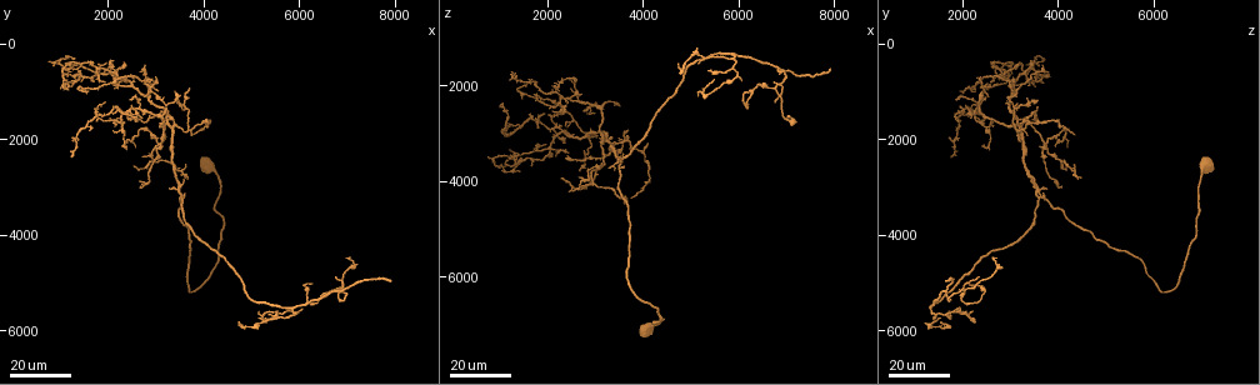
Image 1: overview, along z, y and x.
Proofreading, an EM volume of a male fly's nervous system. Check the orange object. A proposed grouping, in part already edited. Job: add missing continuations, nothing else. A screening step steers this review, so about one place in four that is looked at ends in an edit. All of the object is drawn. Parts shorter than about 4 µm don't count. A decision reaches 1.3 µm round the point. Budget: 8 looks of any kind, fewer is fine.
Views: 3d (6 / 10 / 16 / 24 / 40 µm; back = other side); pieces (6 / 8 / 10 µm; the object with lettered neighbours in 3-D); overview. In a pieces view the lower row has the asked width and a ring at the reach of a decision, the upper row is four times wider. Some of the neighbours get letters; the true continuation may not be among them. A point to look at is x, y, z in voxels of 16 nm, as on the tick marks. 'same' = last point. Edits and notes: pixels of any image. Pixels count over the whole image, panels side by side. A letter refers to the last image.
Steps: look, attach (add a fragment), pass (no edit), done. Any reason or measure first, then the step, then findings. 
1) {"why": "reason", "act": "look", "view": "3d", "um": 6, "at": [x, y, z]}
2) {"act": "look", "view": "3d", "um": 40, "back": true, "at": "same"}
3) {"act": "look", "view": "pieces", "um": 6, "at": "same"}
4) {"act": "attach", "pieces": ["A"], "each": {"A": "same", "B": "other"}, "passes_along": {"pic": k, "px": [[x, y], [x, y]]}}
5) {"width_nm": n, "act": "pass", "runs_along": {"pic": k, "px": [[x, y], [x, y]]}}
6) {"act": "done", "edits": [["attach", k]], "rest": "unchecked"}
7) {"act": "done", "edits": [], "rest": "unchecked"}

{"why": "end of a long branch", "act": "look", "view": "3d", "um": 24, "at": [7900, 4950, 1600]}

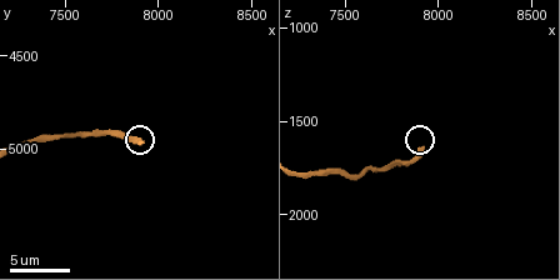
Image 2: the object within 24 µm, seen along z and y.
{"why": "see the neighbours", "act": "look", "view": "pieces", "um": 10, "at": [7920, 4960, 1660]}

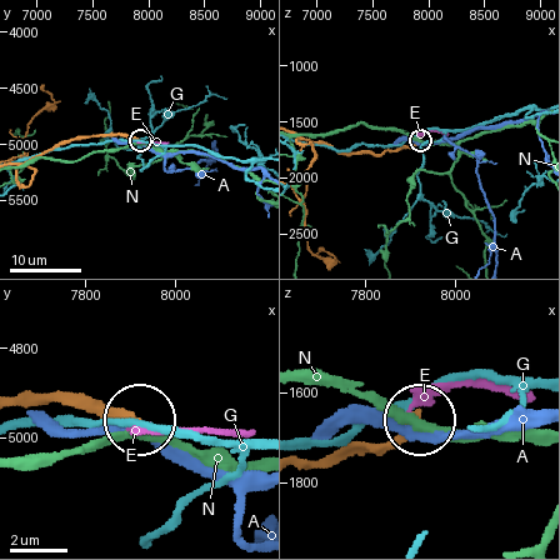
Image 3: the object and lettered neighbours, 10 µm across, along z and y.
{"act": "attach", "pieces": ["E"], "each": {"A": "other", "E": "same", "G": "other", "N": "other"}, "passes_along": {"pic": 3, "px": [[63, 399], [103, 401], [126, 428], [181, 435], [251, 430]]}, "found": "the cell continues"}

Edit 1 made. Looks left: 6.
{"act": "look", "view": "overview"}

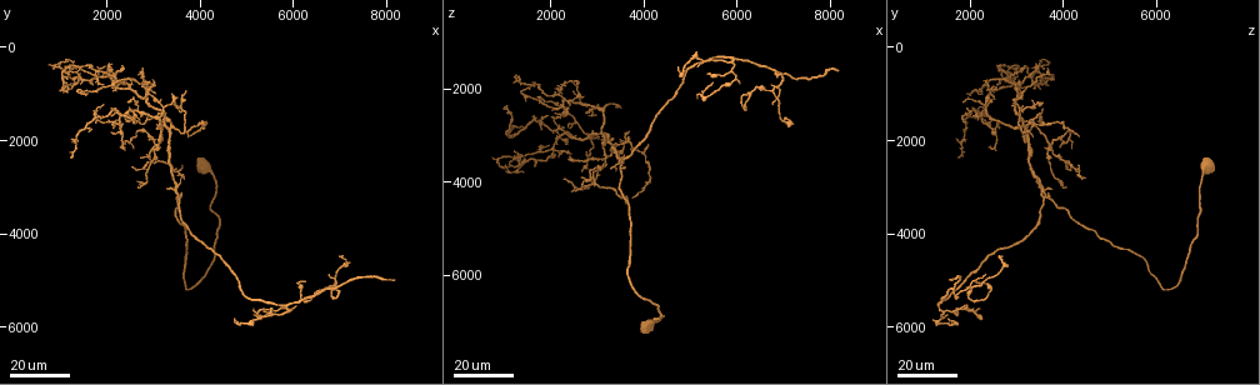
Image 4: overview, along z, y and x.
{"why": "end of a long branch", "act": "look", "view": "3d", "um": 16, "at": [4700, 5900, 1550]}

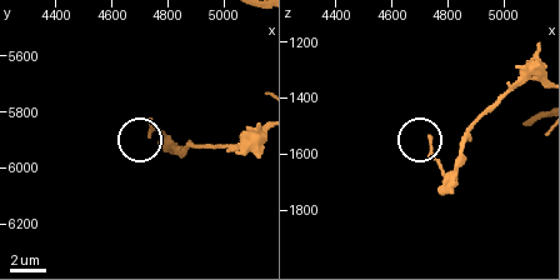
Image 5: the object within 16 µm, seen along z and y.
{"act": "look", "view": "pieces", "um": 8, "at": [4740, 5840, 1540]}

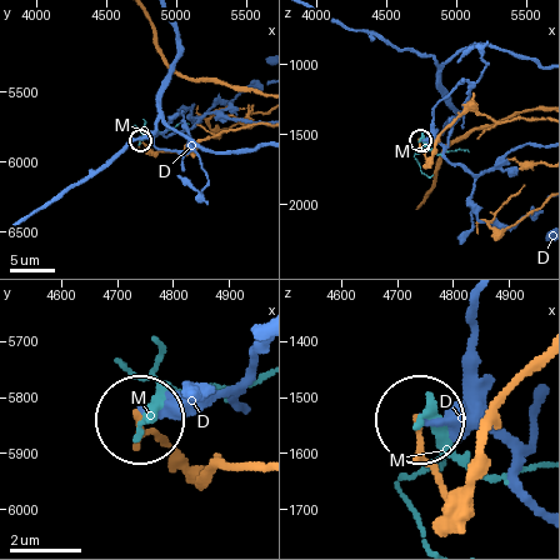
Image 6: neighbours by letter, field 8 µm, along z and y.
{"act": "pass", "each": {"D": "other", "M": "other"}, "runs_along": {"pic": 6, "px": [[533, 373], [481, 435], [461, 486], [438, 480], [416, 420]]}, "found": "no lettered fragment goes on from it"}

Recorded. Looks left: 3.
{"why": "free end", "act": "look", "view": "3d", "um": 16, "at": [2250, 2150, 3900]}

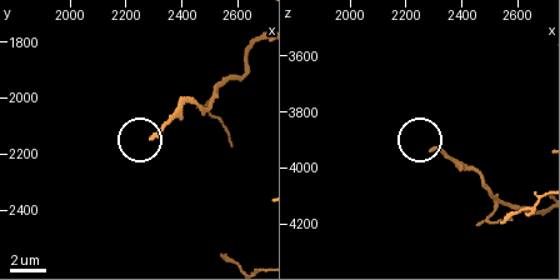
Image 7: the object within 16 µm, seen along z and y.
{"act": "look", "view": "pieces", "um": 8, "at": [2290, 2130, 3930]}

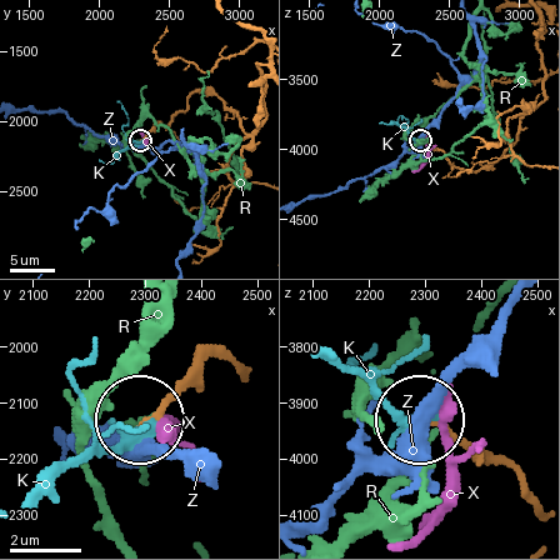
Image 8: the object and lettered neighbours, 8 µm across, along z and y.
{"width_nm": 220, "act": "attach", "pieces": ["K"], "each": {"K": "same", "R": "other", "X": "other", "Z": "other"}, "passes_along": {"pic": 8, "px": [[233, 363], [209, 360], [104, 446], [78, 384], [86, 356]]}, "found": "the cell continues"}

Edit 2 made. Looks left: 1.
{"act": "done", "edits": [["attach", 3], ["attach", 8]], "rest": "unchecked"}

